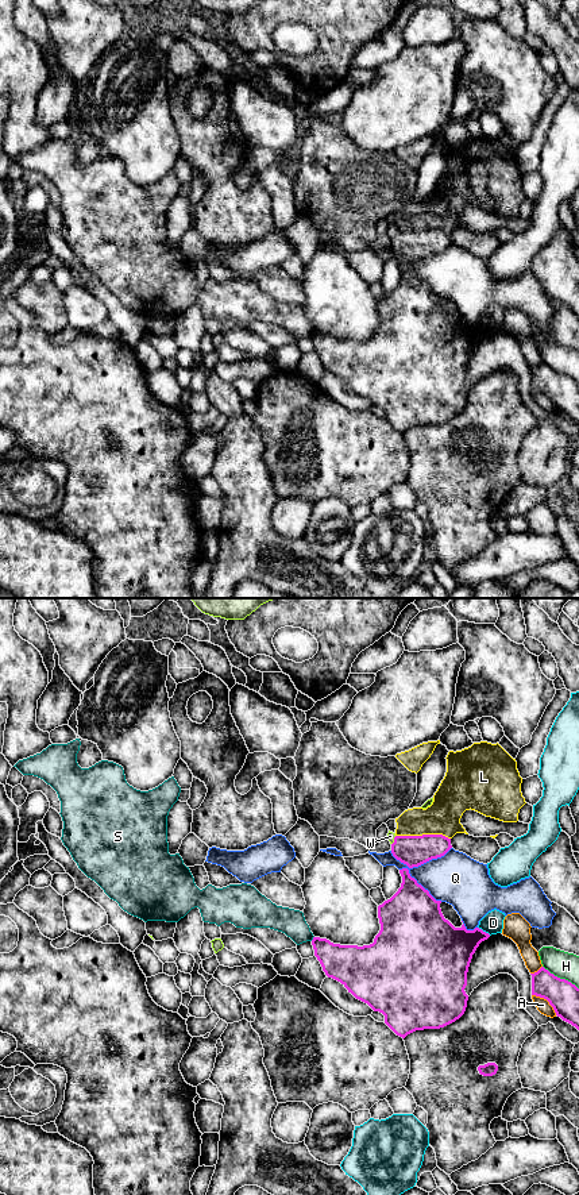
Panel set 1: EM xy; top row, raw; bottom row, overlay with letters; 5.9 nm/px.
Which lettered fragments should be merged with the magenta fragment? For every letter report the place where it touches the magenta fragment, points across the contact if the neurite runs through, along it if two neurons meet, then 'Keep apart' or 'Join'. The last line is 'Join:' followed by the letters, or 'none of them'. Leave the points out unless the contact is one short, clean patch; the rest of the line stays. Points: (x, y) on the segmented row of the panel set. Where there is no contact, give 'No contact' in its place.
A: Touches magenta at xy (547, 999). Keep apart
D: Touches magenta at xy (485, 932). Keep apart
H: Touches magenta at xy (559, 978). Keep apart
L: Touches magenta at xy (423, 835). Keep apart
Q: Touches magenta at xy (420, 864). Keep apart
S: Touches magenta at xy (313, 939). Boundary: xy (313, 936), (311, 940). Keep apart
W: Touches magenta at xy (394, 840). Keep apart
Join: none of them

